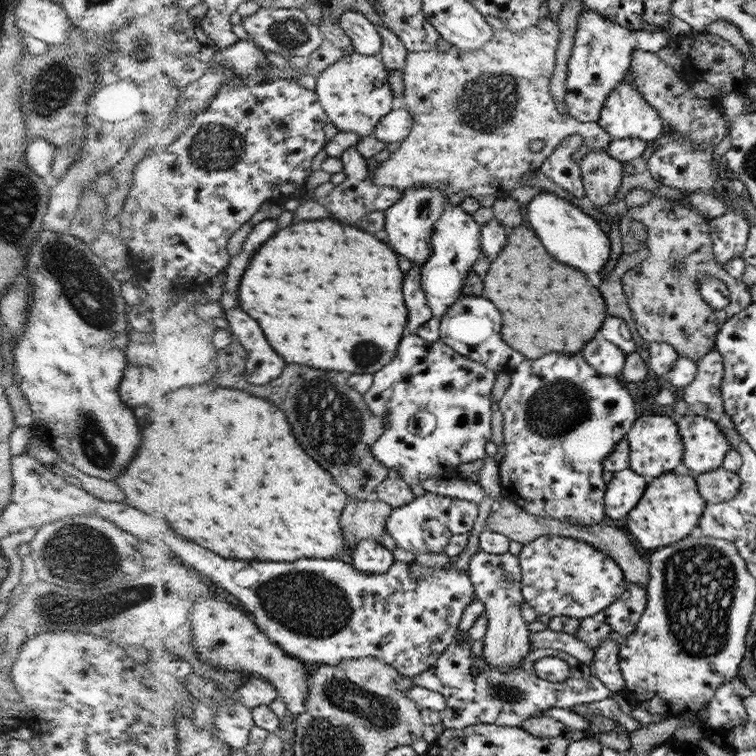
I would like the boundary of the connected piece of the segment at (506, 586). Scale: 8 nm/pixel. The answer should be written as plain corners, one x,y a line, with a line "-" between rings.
478,551
470,558
467,570
469,579
476,590
476,598
484,602
488,628
483,642
482,655
494,668
509,672
521,665
523,658
530,652
531,631
528,623
520,615
520,606
525,602
521,593
521,566
516,556
505,553
500,555

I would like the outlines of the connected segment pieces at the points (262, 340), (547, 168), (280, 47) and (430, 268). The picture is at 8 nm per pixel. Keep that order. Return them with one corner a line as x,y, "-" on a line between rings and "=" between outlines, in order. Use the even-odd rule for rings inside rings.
242,306
224,311
238,341
248,350
247,378
256,385
265,385
277,379
286,368
286,360
270,346
262,326
=
562,144
554,156
548,155
540,166
540,171
556,182
560,188
567,190
576,198
585,197
585,185
581,177
581,167
578,160
572,157
574,150
570,144
=
261,7
253,15
244,17
242,20
245,30
256,43
288,59
293,56
312,56
314,50
318,50
324,44
324,32
308,18
308,14
302,9
=
451,205
434,225
433,254
420,270
420,286
434,318
440,319
461,299
464,281
480,254
480,233
480,226
474,222
472,215
458,205

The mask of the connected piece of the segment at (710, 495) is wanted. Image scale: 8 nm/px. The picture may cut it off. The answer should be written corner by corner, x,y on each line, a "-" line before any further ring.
723,466
698,475
697,487
711,505
732,500
741,488
739,473
730,472

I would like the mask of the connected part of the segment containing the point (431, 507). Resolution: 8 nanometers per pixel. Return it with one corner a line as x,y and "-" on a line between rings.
426,491
424,495
415,497
412,502
393,510
393,515
389,518
388,533
396,540
398,546
414,555
418,553
442,553
446,549
451,536
468,533
472,530
472,525
477,516
478,504
475,502

